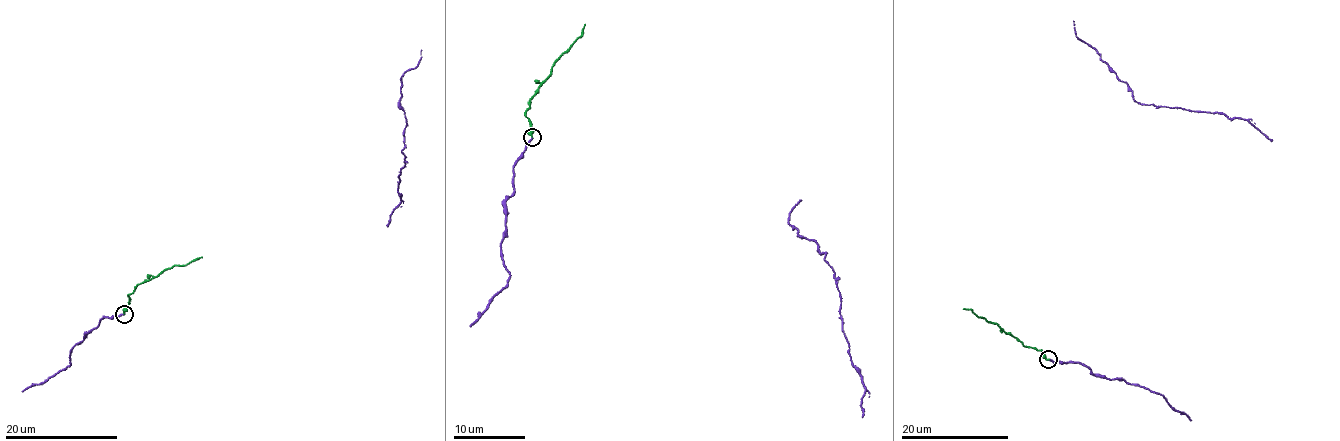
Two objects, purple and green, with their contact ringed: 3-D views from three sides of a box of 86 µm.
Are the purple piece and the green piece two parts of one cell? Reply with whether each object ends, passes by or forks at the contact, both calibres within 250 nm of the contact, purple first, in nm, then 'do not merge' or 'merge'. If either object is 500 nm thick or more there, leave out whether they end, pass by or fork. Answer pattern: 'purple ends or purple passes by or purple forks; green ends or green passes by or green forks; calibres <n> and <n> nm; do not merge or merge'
purple ends; green ends; calibres 190 and 320 nm; merge

